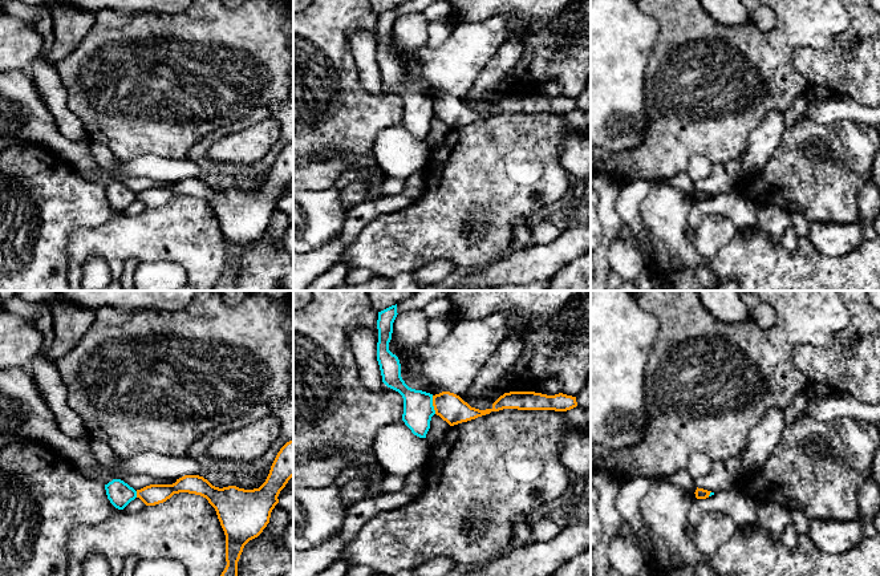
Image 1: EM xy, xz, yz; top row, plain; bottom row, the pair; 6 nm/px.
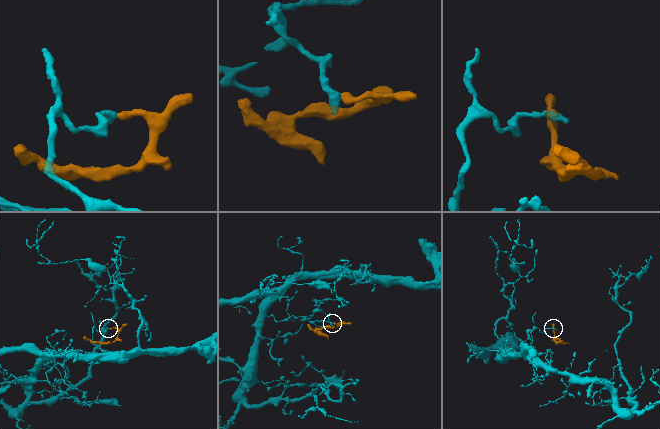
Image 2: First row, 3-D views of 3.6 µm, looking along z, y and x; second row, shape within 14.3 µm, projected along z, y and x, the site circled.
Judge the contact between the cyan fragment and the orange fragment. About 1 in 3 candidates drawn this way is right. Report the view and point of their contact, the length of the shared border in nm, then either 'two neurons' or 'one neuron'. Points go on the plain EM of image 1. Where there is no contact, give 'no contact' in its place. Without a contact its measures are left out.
xz (432, 108) | 110 nm | two neurons

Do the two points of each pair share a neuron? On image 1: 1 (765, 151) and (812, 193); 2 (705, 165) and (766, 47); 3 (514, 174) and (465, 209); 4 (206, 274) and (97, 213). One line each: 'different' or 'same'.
1: different
2: different
3: same
4: different

